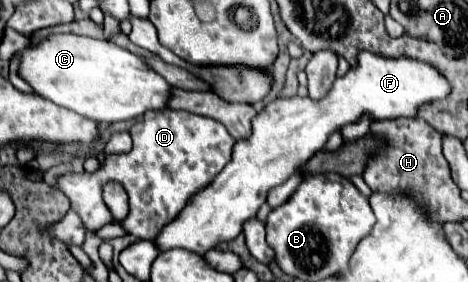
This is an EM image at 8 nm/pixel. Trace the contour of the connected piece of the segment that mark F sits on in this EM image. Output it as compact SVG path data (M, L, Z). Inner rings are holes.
M360 52L358 66L350 68L346 76L336 78L332 90L322 100L312 98L276 98L270 102L254 120L252 120L252 136L248 140L240 140L234 146L232 162L216 176L216 180L206 186L200 194L194 196L194 200L178 214L176 220L172 220L168 226L162 228L162 232L156 236L158 248L170 250L170 248L184 248L196 254L204 254L206 250L214 248L220 242L234 240L242 232L242 224L256 216L258 208L266 202L266 194L270 188L286 182L294 170L304 166L310 156L320 152L336 130L340 130L346 124L356 124L362 116L368 116L370 122L378 120L394 120L394 118L416 118L418 108L422 104L428 104L432 100L444 100L450 94L450 86L446 78L428 62L414 60L414 58L384 58L376 56L372 52Z

